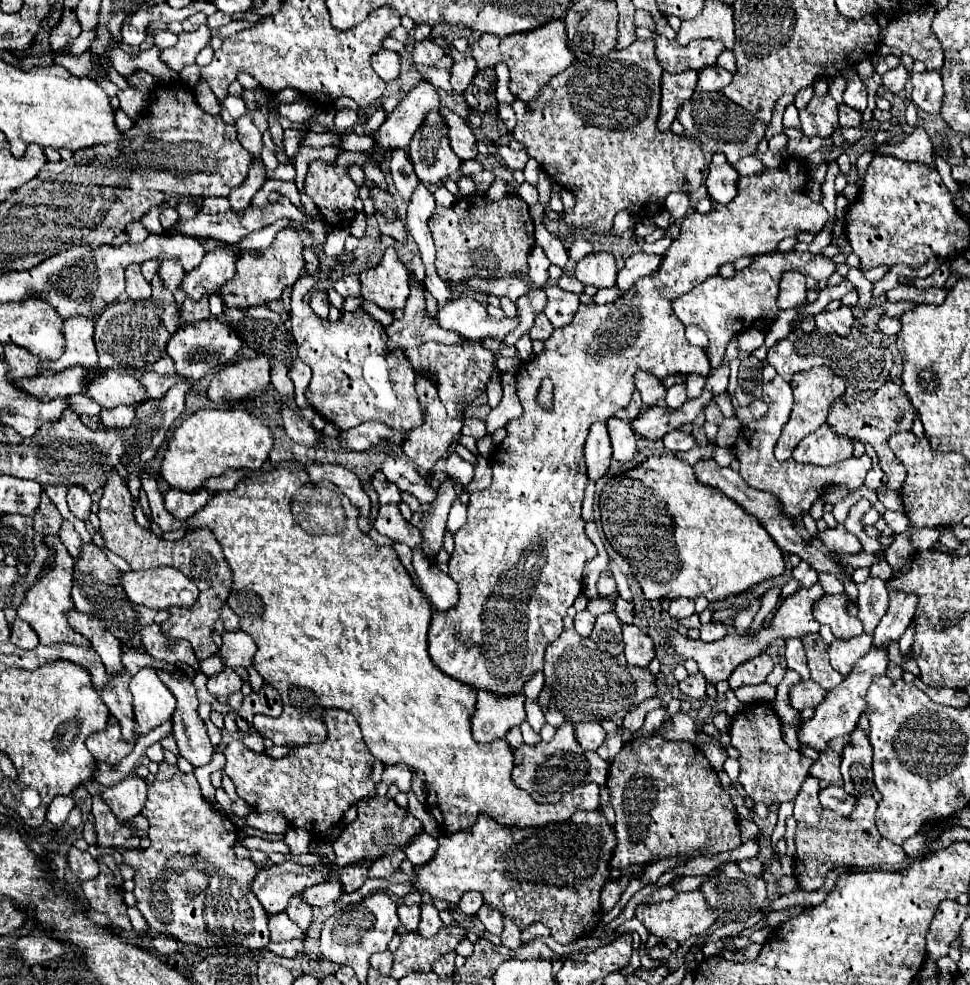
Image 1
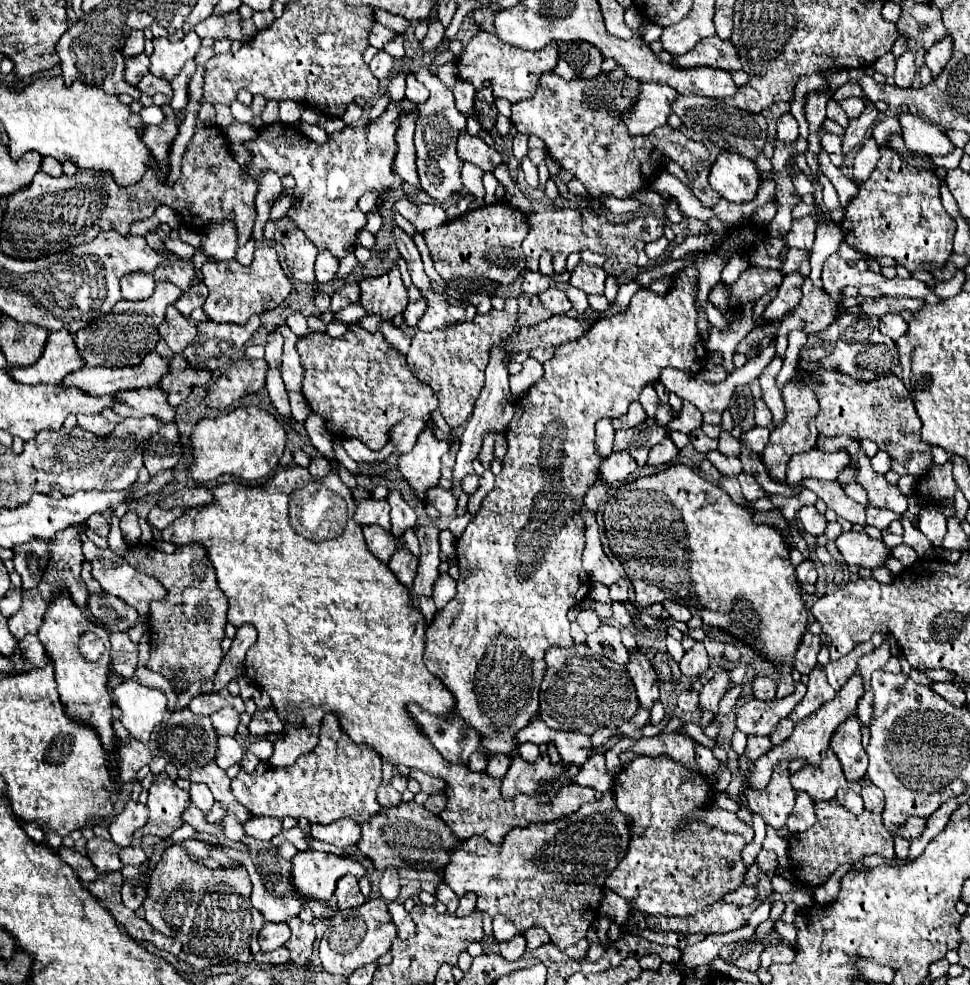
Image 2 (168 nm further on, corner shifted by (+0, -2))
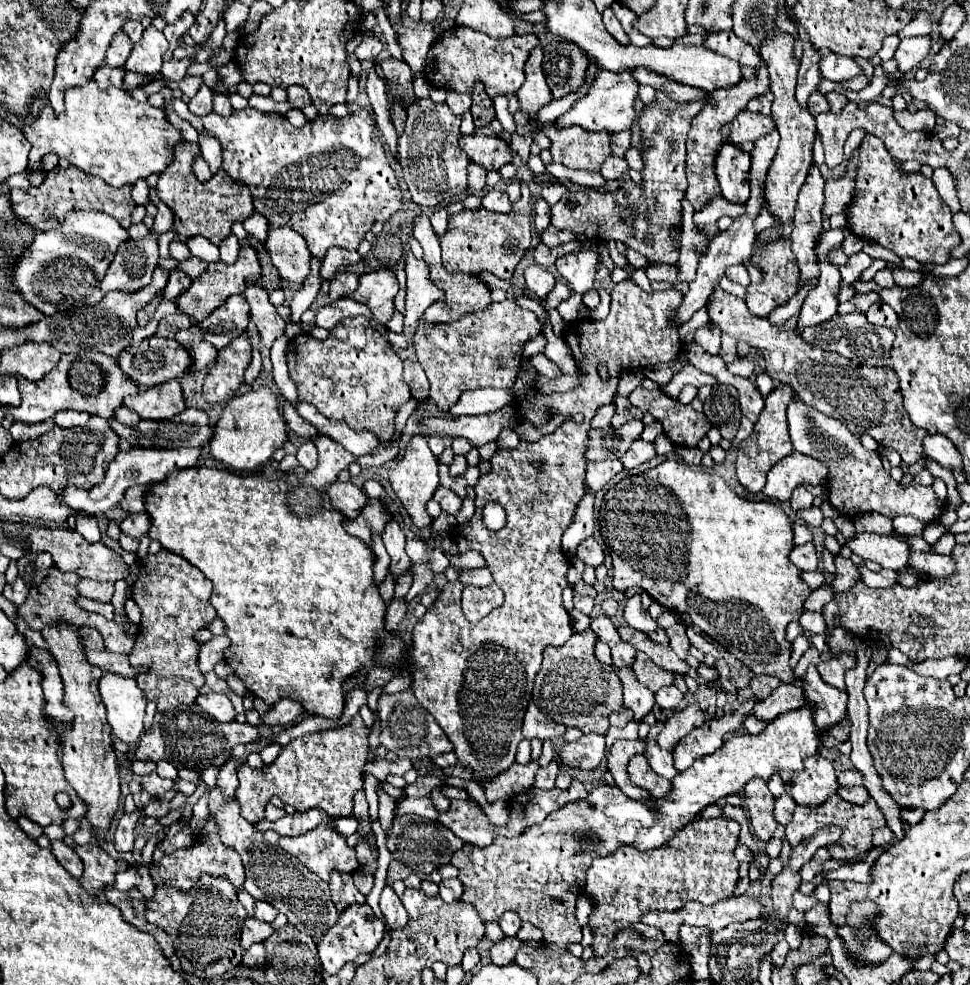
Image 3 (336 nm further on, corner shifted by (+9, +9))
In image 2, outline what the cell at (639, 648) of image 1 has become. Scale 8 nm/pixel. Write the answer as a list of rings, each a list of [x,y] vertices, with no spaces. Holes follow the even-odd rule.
[[[635,648],[631,652],[629,662],[627,662],[627,672],[637,688],[641,708],[649,710],[653,706],[653,702],[659,698],[659,688],[657,688],[657,674],[643,648]]]

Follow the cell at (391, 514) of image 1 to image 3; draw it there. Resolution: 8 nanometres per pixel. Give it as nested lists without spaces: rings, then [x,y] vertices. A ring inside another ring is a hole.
[[[334,481],[332,485],[328,485],[324,493],[330,497],[334,509],[342,511],[346,517],[358,517],[358,509],[362,509],[368,499],[360,487],[342,481]]]

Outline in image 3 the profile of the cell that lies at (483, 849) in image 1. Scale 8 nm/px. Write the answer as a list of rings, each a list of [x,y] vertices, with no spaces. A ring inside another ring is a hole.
[[[800,707],[796,711],[776,717],[758,735],[740,733],[740,735],[730,737],[716,753],[694,761],[694,767],[690,767],[686,773],[678,773],[672,779],[670,793],[662,799],[642,803],[642,801],[628,799],[618,787],[598,785],[588,793],[586,799],[572,801],[564,805],[562,809],[550,813],[550,817],[546,817],[540,825],[526,829],[522,837],[514,837],[514,839],[496,837],[490,847],[480,849],[480,847],[464,845],[464,849],[454,853],[450,863],[460,869],[460,880],[464,885],[461,900],[472,903],[484,923],[498,921],[498,917],[504,911],[516,911],[522,921],[530,921],[532,925],[542,929],[544,941],[548,945],[558,945],[566,949],[570,943],[580,943],[582,939],[582,929],[574,917],[576,899],[582,891],[586,871],[594,857],[612,855],[618,847],[624,847],[624,845],[636,847],[638,851],[658,849],[666,845],[680,829],[692,823],[708,805],[714,805],[718,799],[728,797],[732,793],[740,793],[740,789],[744,789],[744,785],[750,779],[758,777],[758,779],[770,781],[772,773],[782,771],[782,769],[802,771],[804,759],[814,755],[816,751],[818,751],[818,735],[816,735],[816,725],[812,721],[812,713],[806,707]]]

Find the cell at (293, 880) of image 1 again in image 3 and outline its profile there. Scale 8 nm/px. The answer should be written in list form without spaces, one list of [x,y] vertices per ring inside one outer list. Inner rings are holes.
[[[320,823],[302,837],[280,837],[278,845],[324,881],[332,871],[354,873],[358,869],[354,847],[348,847],[346,837],[328,823]]]

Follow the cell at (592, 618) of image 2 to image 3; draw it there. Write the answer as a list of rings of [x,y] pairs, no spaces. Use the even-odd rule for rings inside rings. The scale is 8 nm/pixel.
[[[574,595],[574,607],[586,615],[590,615],[592,607],[594,607],[594,599],[588,595]]]

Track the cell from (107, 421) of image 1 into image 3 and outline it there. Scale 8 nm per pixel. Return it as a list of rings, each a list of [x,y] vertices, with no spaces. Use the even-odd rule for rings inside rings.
[[[62,411],[54,417],[54,423],[62,429],[70,429],[70,427],[82,427],[86,425],[90,419],[88,413],[80,413],[80,411]]]

